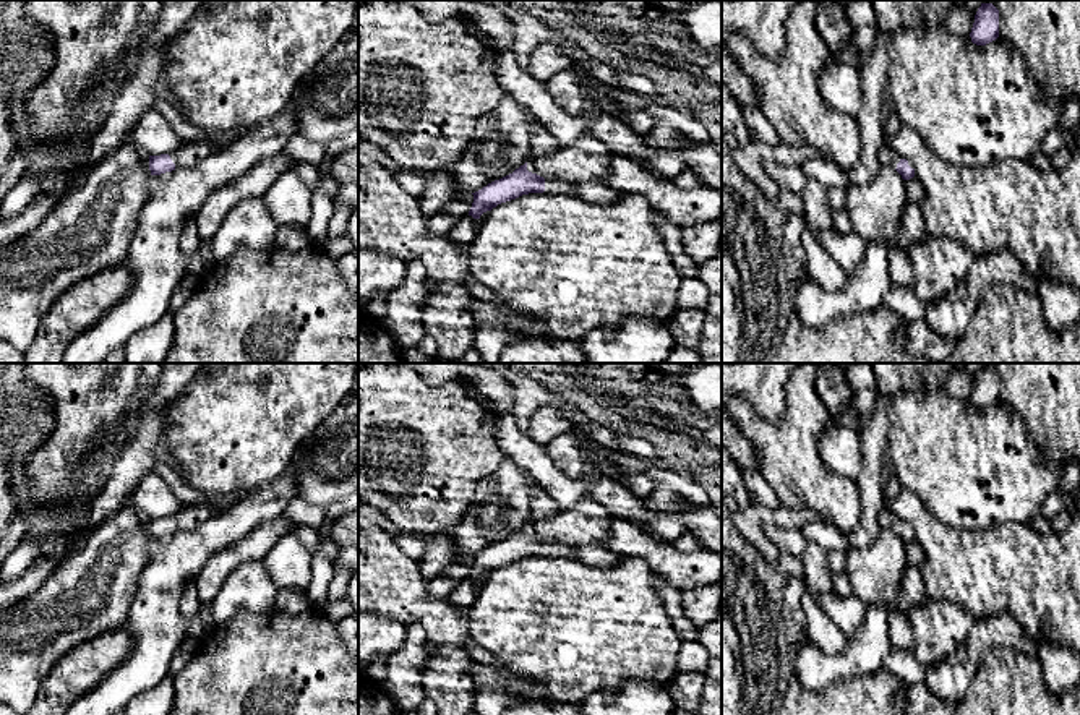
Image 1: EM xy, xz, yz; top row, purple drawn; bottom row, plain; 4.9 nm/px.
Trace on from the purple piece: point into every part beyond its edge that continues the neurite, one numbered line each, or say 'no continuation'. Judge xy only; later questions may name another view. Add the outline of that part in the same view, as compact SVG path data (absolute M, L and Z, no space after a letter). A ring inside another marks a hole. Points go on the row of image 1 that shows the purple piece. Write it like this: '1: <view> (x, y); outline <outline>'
1: xy (190, 154); outline M216 141L209 143L183 143L183 146L170 152L175 169L193 169L216 154L222 146Z

